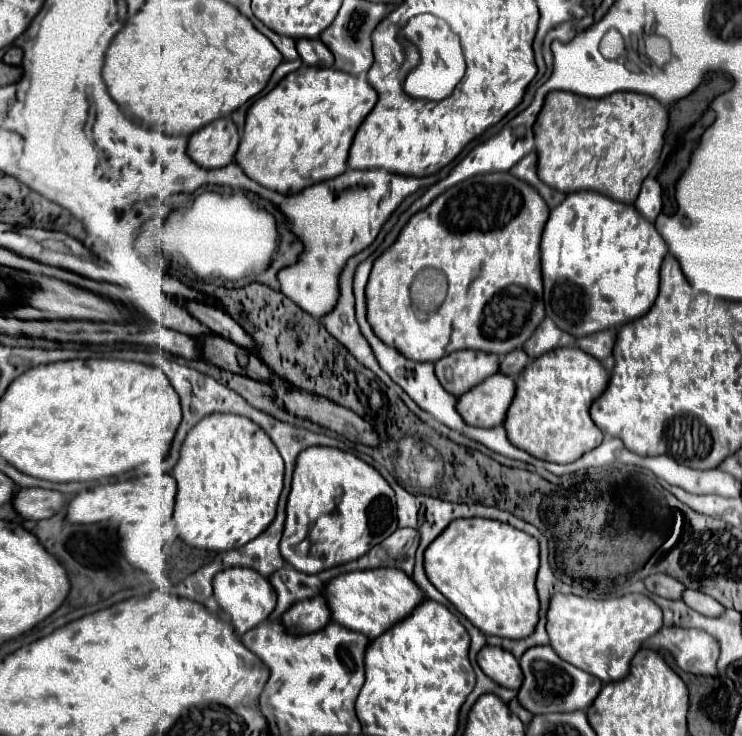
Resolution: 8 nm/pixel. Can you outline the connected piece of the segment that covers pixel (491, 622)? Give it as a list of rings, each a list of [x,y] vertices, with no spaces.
[[[472,517],[452,521],[426,549],[424,569],[430,583],[484,635],[498,635],[508,639],[522,639],[534,631],[538,623],[538,595],[536,595],[536,571],[538,571],[540,547],[534,537],[524,531],[512,529],[500,521]]]

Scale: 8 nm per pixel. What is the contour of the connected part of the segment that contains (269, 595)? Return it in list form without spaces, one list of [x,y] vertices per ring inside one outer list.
[[[248,567],[224,569],[214,577],[212,585],[214,585],[214,597],[216,597],[218,607],[230,615],[232,627],[238,635],[244,635],[248,629],[262,623],[276,605],[276,593],[274,593],[272,585],[268,583],[268,579]]]

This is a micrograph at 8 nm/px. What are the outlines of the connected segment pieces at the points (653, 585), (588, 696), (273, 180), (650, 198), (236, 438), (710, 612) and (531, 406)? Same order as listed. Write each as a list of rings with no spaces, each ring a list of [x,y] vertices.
[[[650,575],[644,579],[644,585],[650,593],[666,597],[666,599],[680,599],[682,591],[686,589],[680,581],[670,575]]]
[[[530,647],[520,657],[520,669],[524,673],[522,687],[518,691],[520,705],[538,715],[538,713],[562,713],[562,711],[576,711],[576,709],[588,709],[596,695],[602,689],[600,679],[592,677],[590,673],[584,673],[582,669],[562,661],[552,647]]]
[[[302,65],[300,69],[288,73],[270,93],[262,95],[250,105],[246,113],[244,133],[236,151],[236,161],[252,181],[260,183],[266,189],[288,195],[298,193],[312,183],[334,179],[336,175],[342,175],[346,171],[352,137],[364,117],[372,111],[376,99],[376,91],[362,77],[354,77],[332,67],[320,69]]]
[[[650,175],[644,179],[642,183],[642,189],[640,189],[640,195],[638,199],[634,201],[634,207],[648,219],[648,221],[654,221],[662,209],[662,189],[660,189],[660,183]]]
[[[212,413],[186,435],[180,459],[170,475],[176,479],[176,511],[172,517],[178,537],[196,549],[230,551],[256,539],[272,523],[282,493],[284,461],[272,439],[254,421],[230,413]]]
[[[686,589],[684,595],[682,595],[682,601],[684,601],[688,607],[692,607],[692,609],[696,609],[698,613],[708,615],[708,617],[718,617],[718,615],[724,613],[724,607],[722,607],[716,599],[712,599],[710,595],[704,595],[704,593],[700,593],[700,591]]]
[[[564,347],[552,349],[524,367],[520,379],[516,379],[516,395],[508,407],[508,415],[504,419],[504,429],[514,447],[530,453],[536,459],[550,461],[550,463],[572,463],[584,453],[598,447],[604,439],[604,433],[594,425],[590,419],[590,403],[602,395],[608,385],[608,371],[588,353],[580,351],[578,347]]]

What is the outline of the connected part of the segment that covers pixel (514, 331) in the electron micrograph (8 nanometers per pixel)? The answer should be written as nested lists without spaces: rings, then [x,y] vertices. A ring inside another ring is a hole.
[[[488,173],[488,175],[478,175],[472,179],[466,179],[464,183],[458,183],[456,187],[450,187],[448,191],[444,191],[442,195],[438,195],[426,209],[418,211],[416,215],[410,217],[410,221],[406,223],[406,227],[400,231],[398,239],[374,261],[372,265],[372,273],[368,279],[368,287],[366,287],[366,307],[368,307],[368,323],[372,323],[372,331],[376,331],[376,337],[386,343],[388,347],[396,347],[400,351],[400,355],[404,355],[406,359],[412,361],[438,361],[444,355],[450,355],[454,351],[460,349],[476,349],[476,351],[484,351],[484,353],[494,353],[498,357],[504,357],[506,353],[518,349],[524,345],[524,341],[532,335],[532,331],[540,325],[540,321],[544,319],[544,301],[542,301],[542,275],[540,275],[540,235],[544,229],[544,223],[548,219],[548,207],[542,201],[542,197],[524,181],[512,177],[510,173]],[[426,267],[434,267],[444,271],[444,275],[448,277],[448,307],[438,309],[440,311],[440,319],[428,319],[428,321],[418,321],[412,305],[410,305],[410,283],[414,279],[414,275],[420,269]]]

